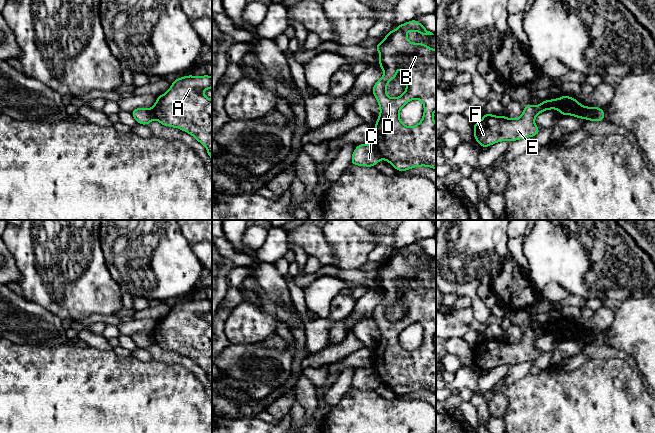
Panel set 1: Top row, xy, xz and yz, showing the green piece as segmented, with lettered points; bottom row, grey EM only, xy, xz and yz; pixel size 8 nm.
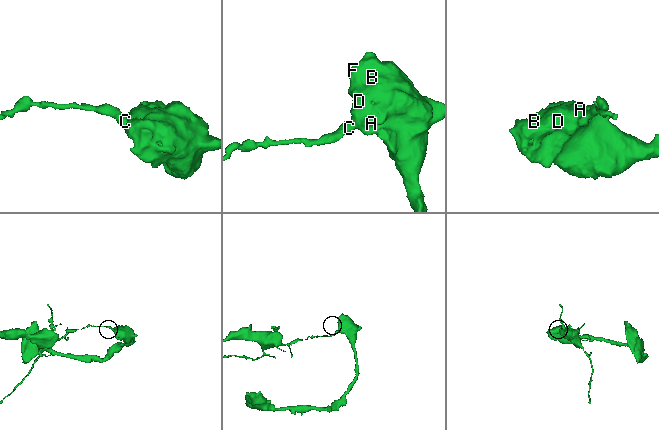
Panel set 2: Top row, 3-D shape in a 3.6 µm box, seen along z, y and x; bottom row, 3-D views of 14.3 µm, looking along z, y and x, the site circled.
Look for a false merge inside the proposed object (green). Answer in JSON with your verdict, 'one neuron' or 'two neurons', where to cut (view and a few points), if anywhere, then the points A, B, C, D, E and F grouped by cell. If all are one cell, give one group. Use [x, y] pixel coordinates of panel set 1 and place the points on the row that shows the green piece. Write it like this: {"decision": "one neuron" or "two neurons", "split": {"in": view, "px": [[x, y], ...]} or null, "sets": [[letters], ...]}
{"decision": "two neurons", "split": {"in": "xz", "px": [[373, 143], [381, 157]]}, "sets": [["A", "B", "D", "E", "F"], ["C"]]}

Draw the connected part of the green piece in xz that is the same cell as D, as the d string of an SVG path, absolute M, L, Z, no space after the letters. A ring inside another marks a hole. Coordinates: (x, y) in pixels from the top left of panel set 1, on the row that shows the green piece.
M414 19L397 25L394 31L390 30L384 40L374 48L380 54L378 65L383 69L384 75L372 88L380 108L380 115L375 122L373 144L381 158L389 162L398 172L420 166L436 170L436 123L433 119L433 113L436 110L436 50L423 43L411 43L406 36L408 31L434 35ZM398 66L403 70L402 76L407 87L401 96L390 98L386 93L386 87L397 77ZM414 99L419 99L423 103L423 118L417 125L408 127L401 122L399 112L404 105Z

